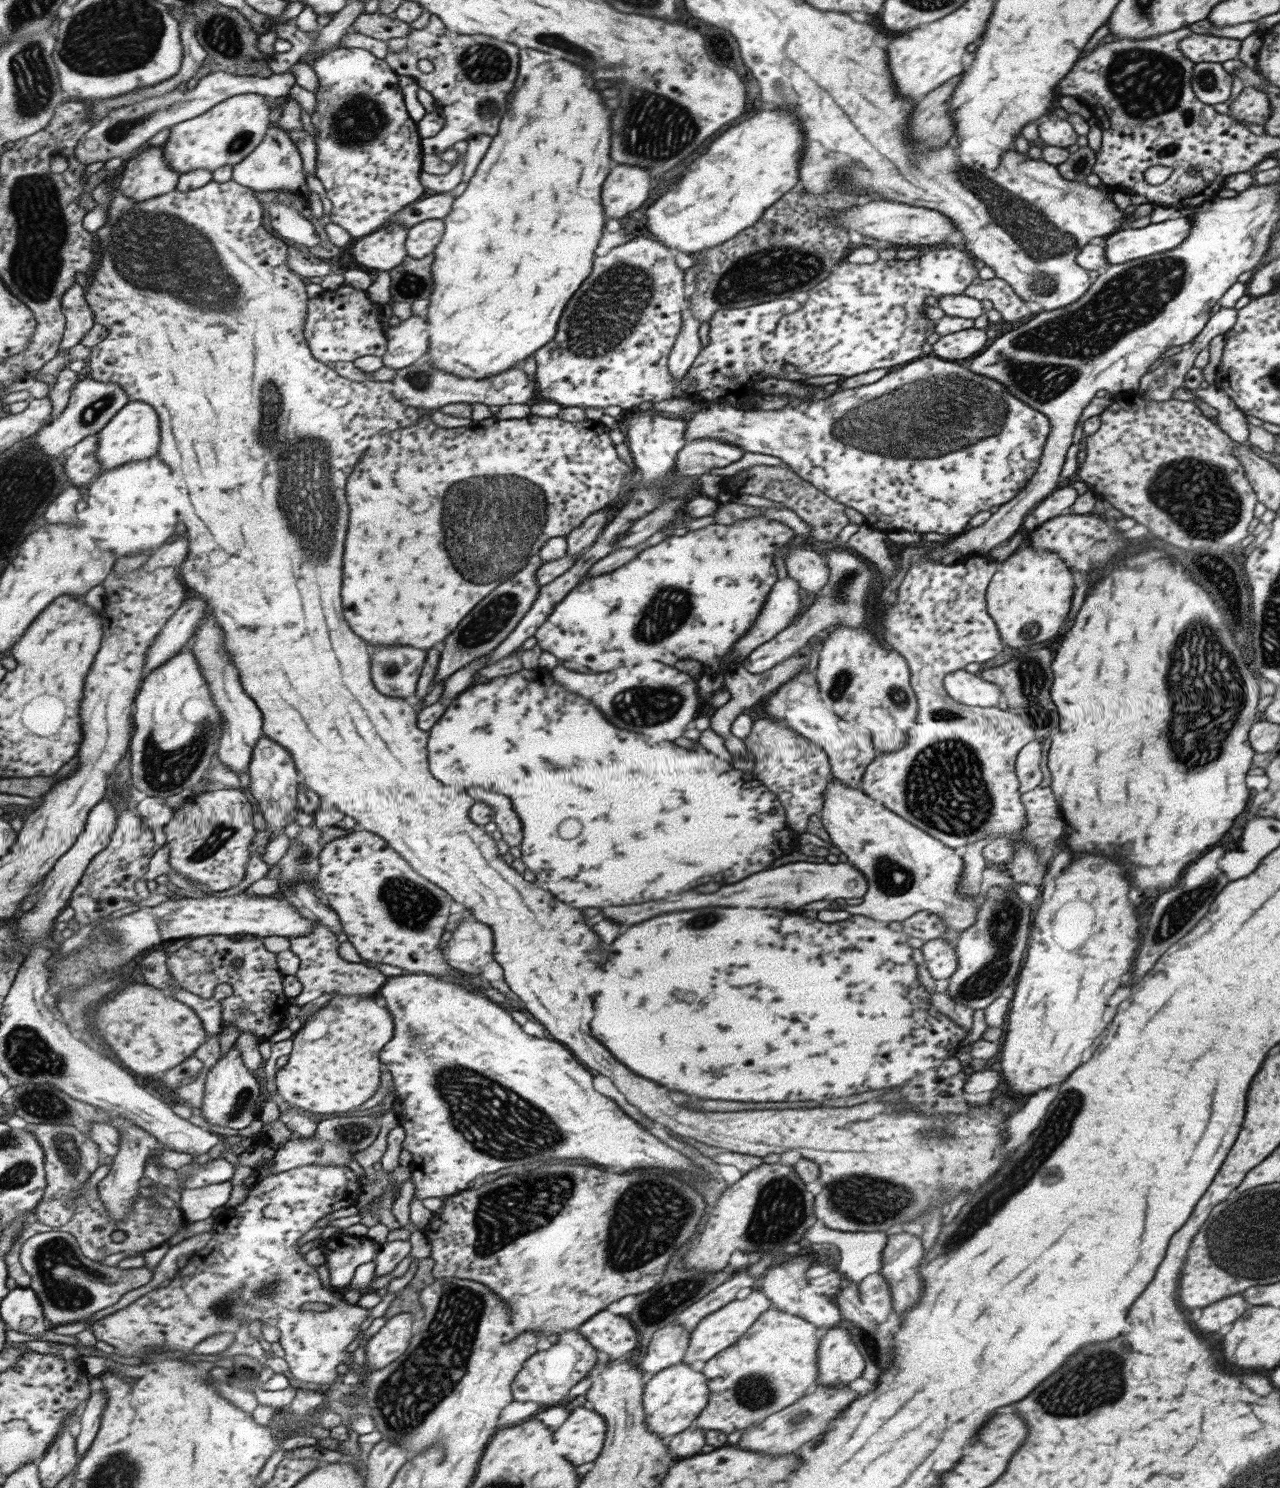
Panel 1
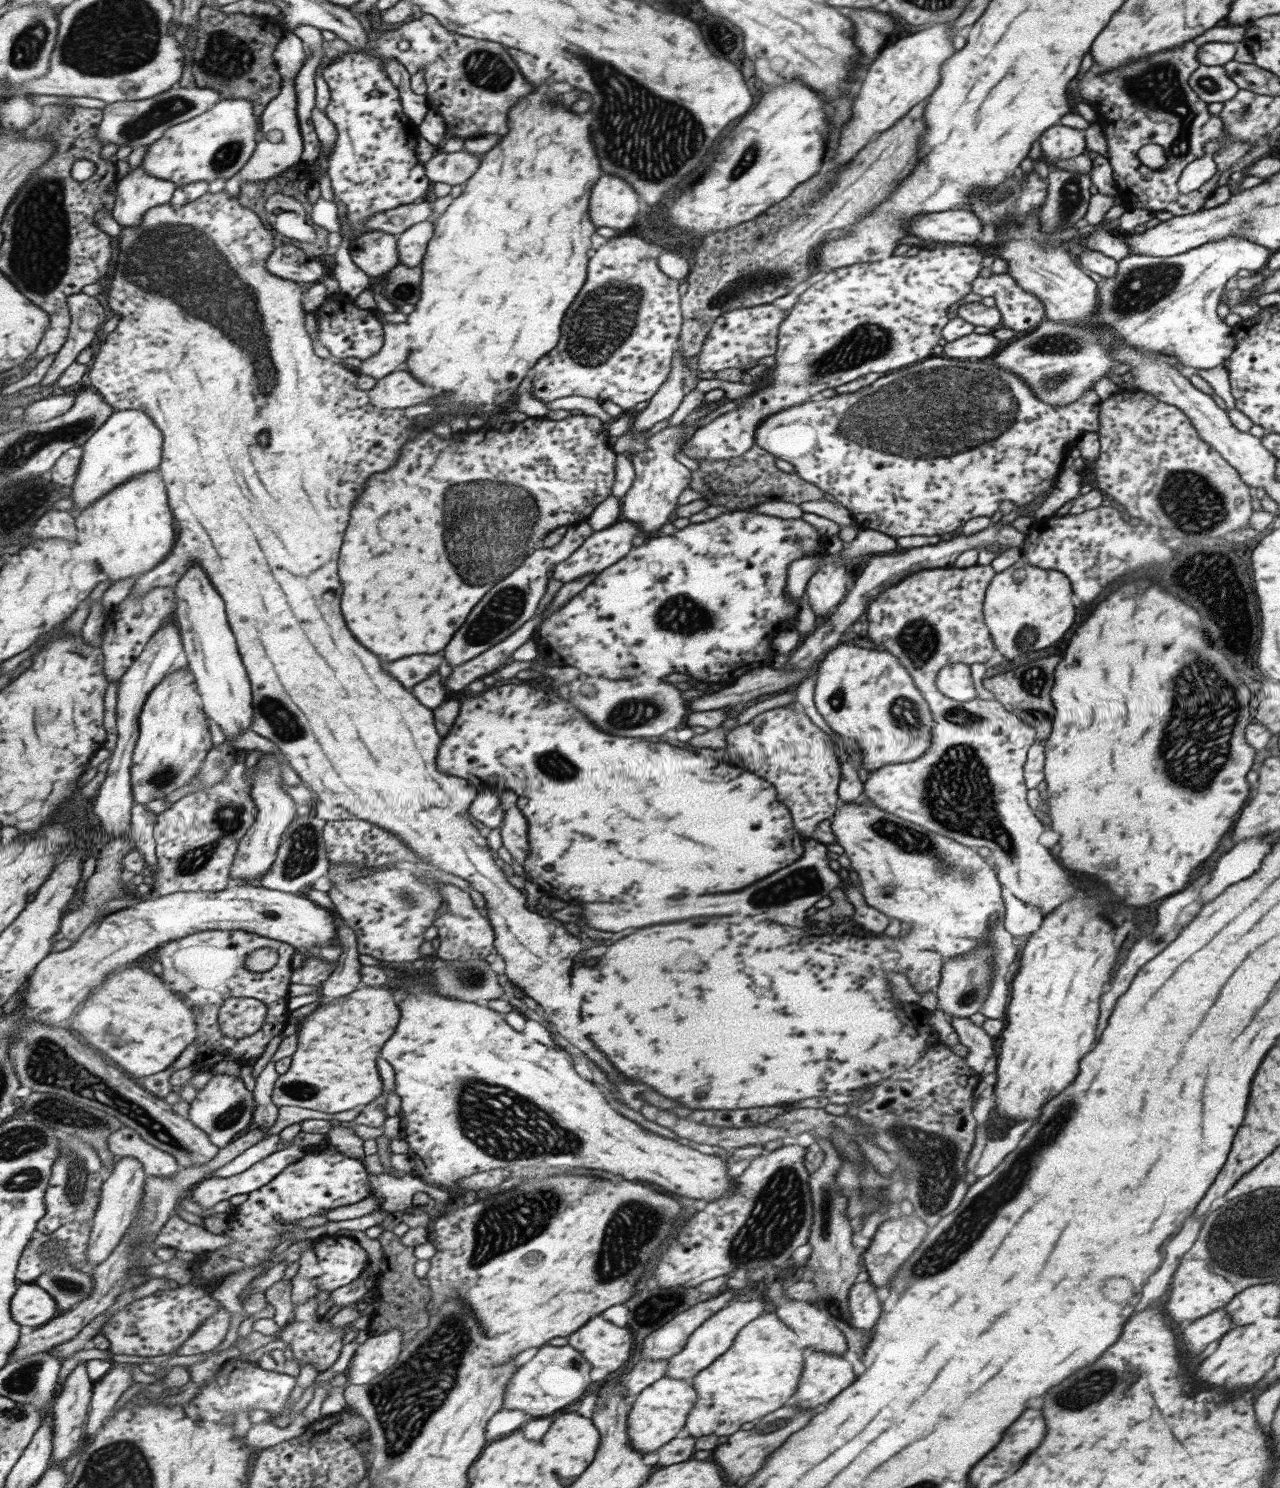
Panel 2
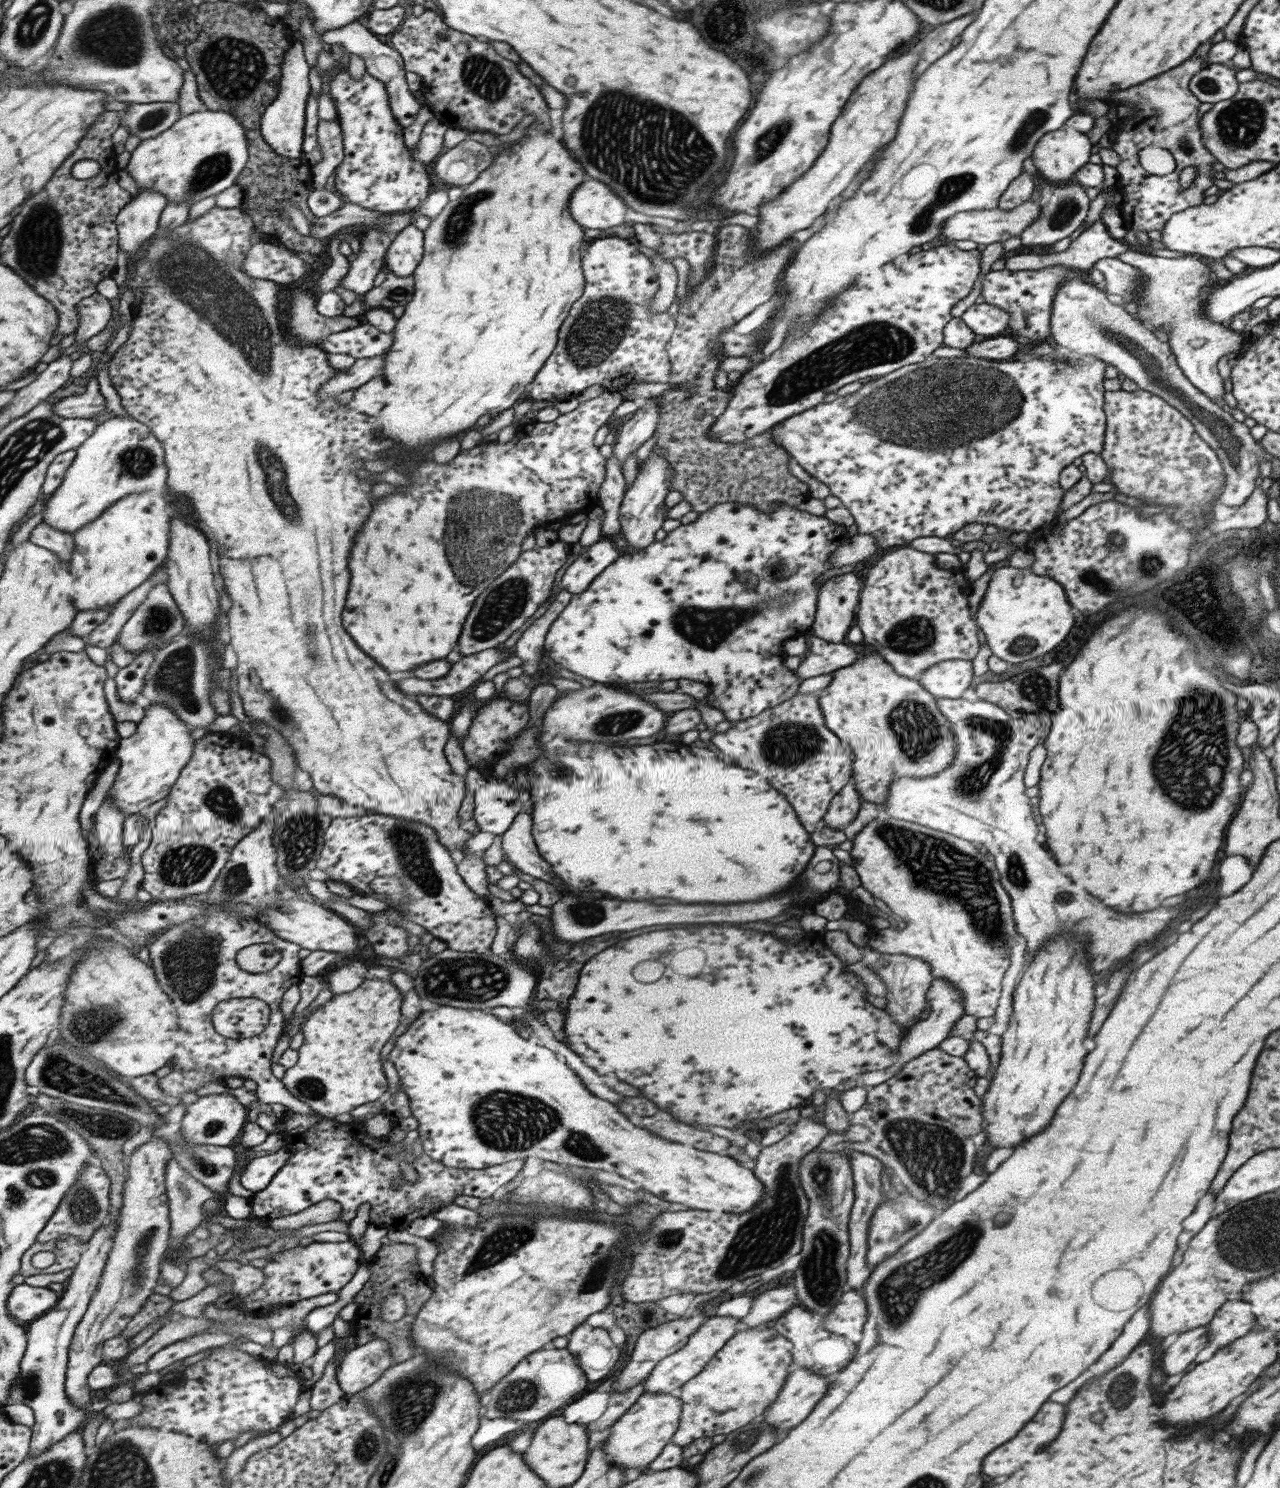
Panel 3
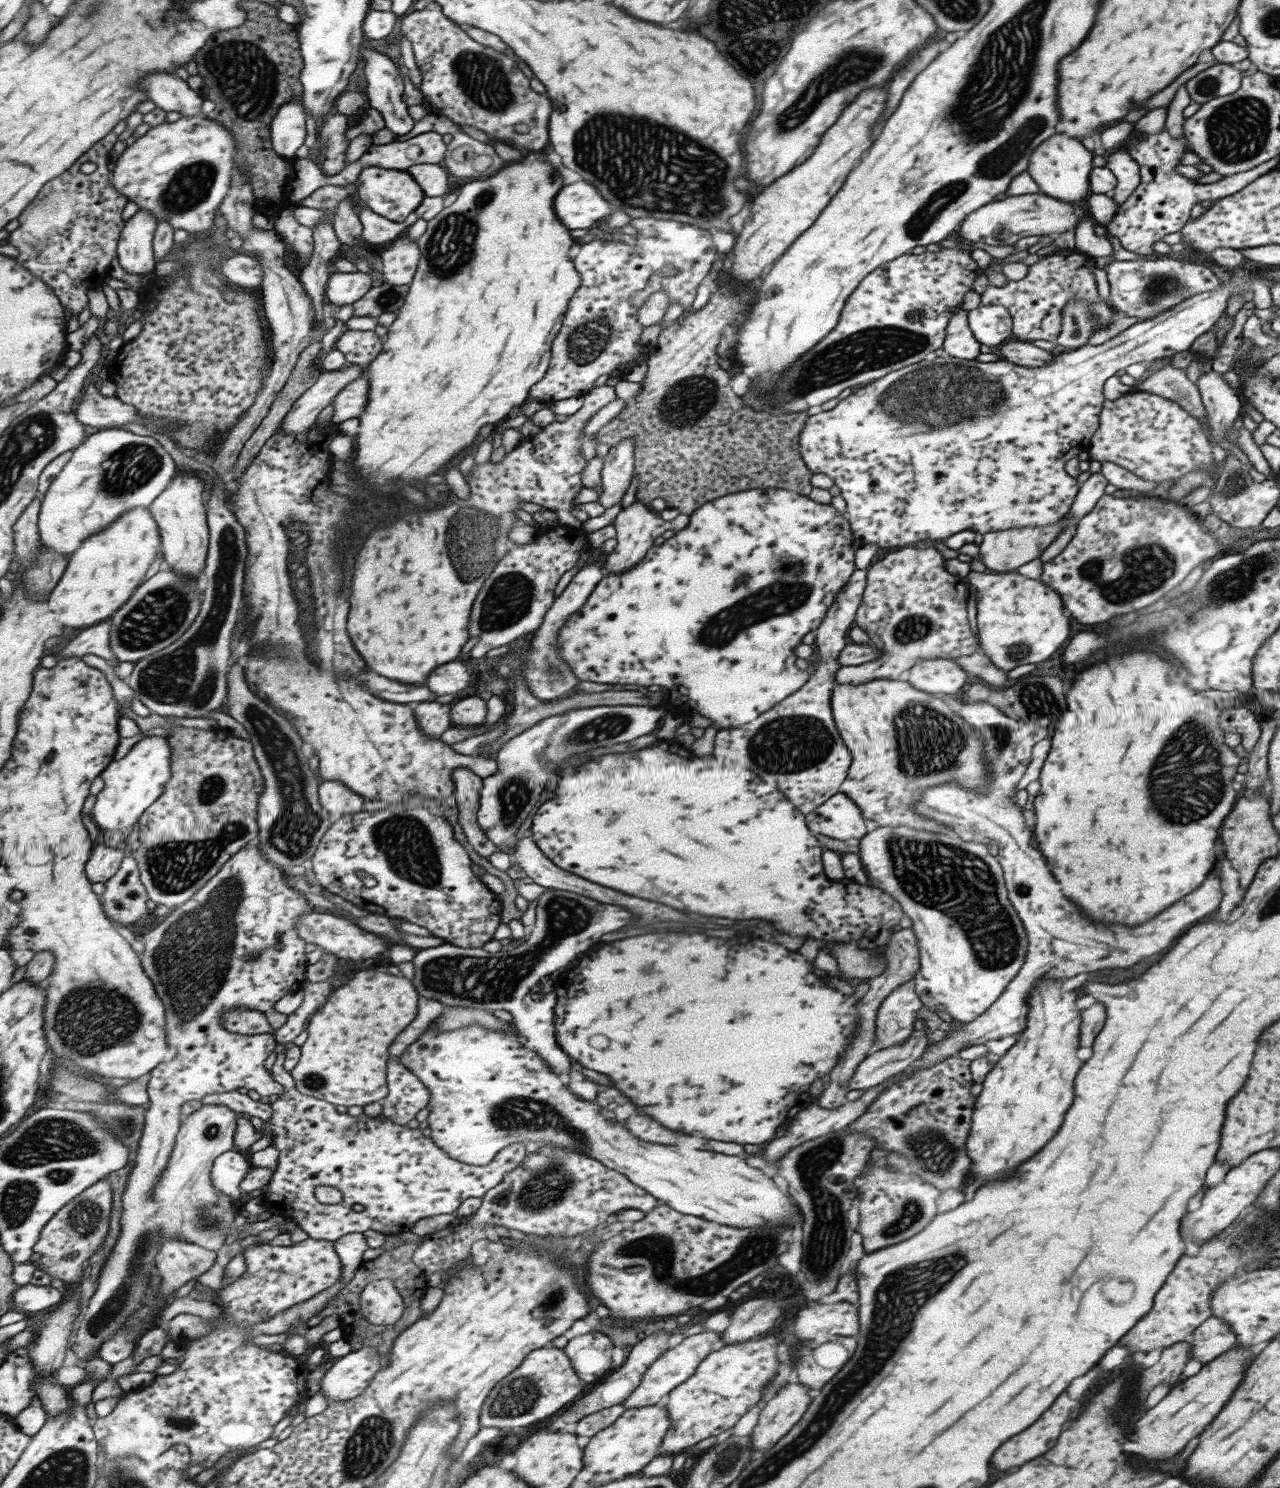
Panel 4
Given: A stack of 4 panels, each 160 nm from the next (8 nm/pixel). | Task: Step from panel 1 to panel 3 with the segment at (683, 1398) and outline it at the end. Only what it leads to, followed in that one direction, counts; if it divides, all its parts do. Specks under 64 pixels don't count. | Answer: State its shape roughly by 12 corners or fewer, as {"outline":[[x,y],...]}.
{"outline":[[641,1396],[610,1426],[609,1462],[645,1466],[678,1427],[681,1401]]}

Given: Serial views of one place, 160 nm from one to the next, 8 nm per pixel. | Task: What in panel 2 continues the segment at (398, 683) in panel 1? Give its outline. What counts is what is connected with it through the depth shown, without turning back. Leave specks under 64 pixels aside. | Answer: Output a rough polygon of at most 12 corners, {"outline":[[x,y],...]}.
{"outline":[[407,656],[387,672],[406,688],[427,680],[435,656]]}

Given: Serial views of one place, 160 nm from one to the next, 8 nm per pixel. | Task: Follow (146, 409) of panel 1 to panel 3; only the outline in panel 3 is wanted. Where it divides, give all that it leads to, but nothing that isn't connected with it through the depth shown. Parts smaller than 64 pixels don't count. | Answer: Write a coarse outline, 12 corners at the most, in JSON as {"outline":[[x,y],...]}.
{"outline":[[110,415],[75,449],[41,520],[73,535],[167,490],[166,447]]}

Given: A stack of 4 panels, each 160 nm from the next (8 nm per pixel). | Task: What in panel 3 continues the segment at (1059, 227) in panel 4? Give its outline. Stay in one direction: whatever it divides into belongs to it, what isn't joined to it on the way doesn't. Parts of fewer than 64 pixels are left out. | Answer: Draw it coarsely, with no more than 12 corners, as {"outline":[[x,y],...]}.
{"outline":[[1036,200],[1011,210],[958,212],[942,222],[951,242],[1004,242],[1038,217]]}

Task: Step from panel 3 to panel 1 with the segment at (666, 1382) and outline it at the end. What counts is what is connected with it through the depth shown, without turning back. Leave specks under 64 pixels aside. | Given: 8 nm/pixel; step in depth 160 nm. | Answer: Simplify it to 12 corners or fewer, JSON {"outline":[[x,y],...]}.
{"outline":[[752,1287],[705,1315],[681,1363],[706,1361],[731,1346],[771,1308]]}

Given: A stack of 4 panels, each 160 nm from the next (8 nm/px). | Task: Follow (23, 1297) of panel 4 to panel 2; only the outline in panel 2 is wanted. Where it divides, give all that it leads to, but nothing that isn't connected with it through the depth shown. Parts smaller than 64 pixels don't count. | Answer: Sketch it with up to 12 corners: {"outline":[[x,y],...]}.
{"outline":[[22,1283],[10,1305],[15,1322],[36,1329],[59,1315],[54,1296]]}

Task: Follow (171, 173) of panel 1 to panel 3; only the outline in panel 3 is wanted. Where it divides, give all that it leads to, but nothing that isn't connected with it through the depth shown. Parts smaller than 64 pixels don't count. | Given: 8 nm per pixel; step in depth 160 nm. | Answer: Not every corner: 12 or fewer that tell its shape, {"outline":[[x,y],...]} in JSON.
{"outline":[[153,189],[118,214],[121,250],[135,256],[159,232],[168,196]]}

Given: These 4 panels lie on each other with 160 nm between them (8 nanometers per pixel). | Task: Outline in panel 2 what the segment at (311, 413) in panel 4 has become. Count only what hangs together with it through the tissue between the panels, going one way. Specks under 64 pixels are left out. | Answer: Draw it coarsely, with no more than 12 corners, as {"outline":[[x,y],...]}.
{"outline":[[407,322],[381,323],[383,348],[362,360],[377,380],[405,366],[414,340]]}

